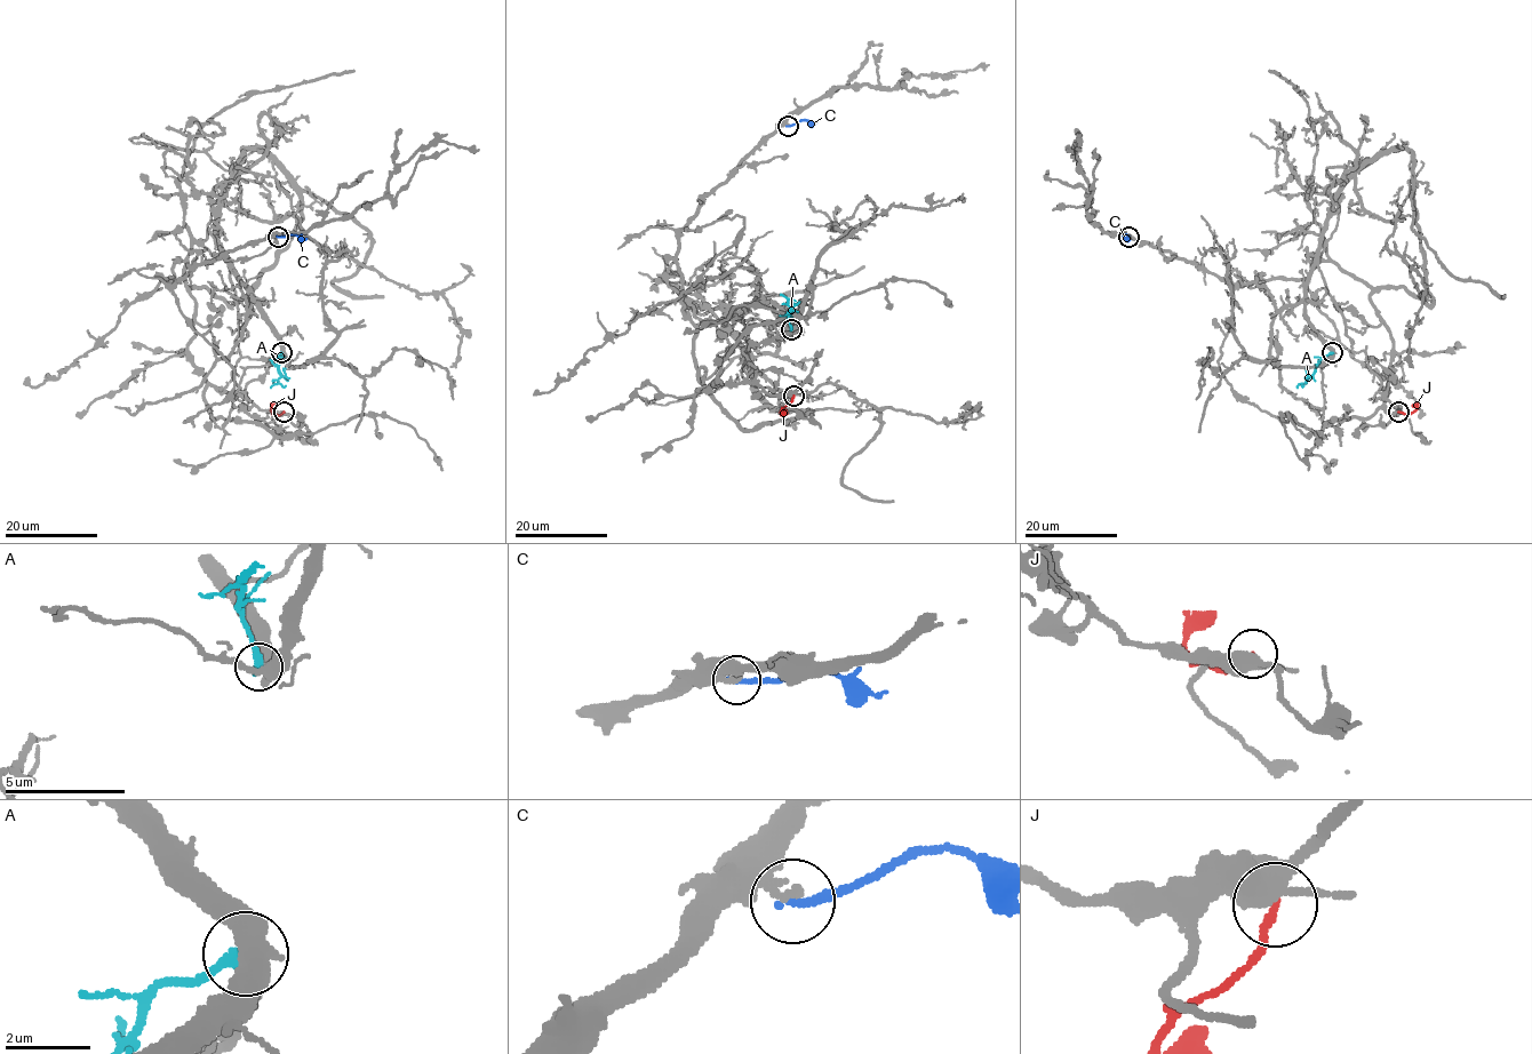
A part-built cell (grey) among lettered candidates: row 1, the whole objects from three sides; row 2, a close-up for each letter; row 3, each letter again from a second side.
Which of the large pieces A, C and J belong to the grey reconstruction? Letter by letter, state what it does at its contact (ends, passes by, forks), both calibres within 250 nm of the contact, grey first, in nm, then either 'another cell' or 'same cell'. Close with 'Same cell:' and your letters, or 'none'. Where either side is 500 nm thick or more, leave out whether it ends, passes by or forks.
A: it ends; calibres 440 and 320 nm; another cell
C: it ends; calibres 260 and 200 nm; another cell
J: it ends; calibres 440 and 170 nm; another cell
Same cell: none

